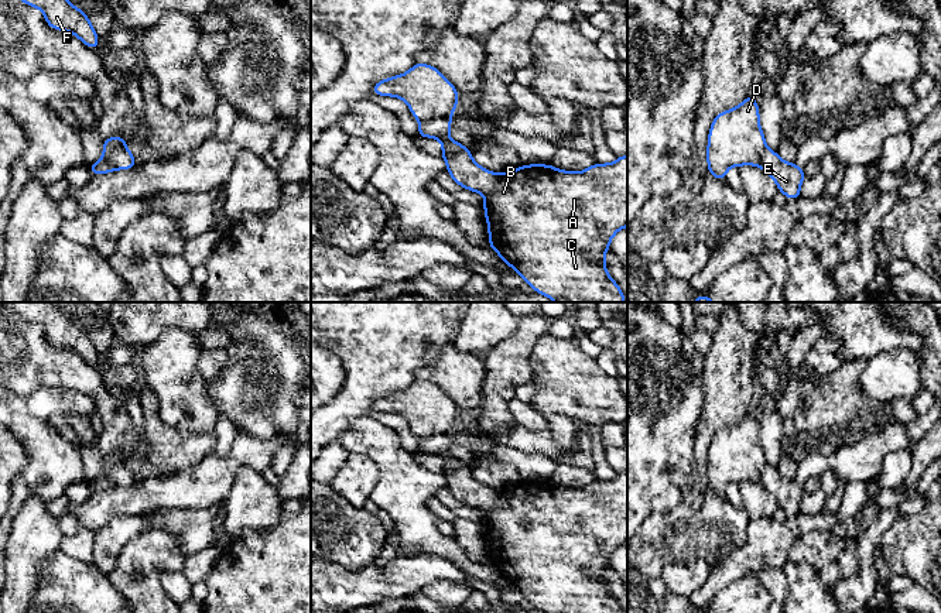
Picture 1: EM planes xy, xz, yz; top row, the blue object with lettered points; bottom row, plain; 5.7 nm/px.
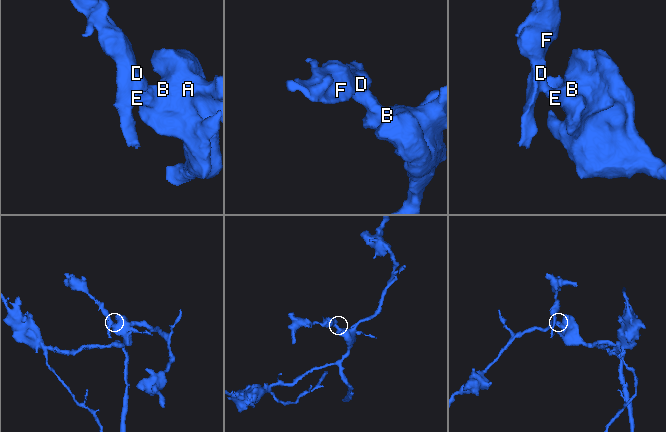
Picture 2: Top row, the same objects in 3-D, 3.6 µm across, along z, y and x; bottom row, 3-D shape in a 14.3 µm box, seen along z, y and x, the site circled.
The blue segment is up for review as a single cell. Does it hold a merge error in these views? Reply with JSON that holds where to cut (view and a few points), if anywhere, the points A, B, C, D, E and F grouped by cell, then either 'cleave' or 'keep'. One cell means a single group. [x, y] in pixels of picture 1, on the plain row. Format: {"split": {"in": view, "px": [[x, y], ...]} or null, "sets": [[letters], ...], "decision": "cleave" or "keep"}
{"split": {"in": "xz", "px": [[448, 434], [435, 434], [420, 439]]}, "sets": [["A", "B", "C", "E"], ["D", "F"]], "decision": "cleave"}

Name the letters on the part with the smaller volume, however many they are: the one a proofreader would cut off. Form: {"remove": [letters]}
{"remove": ["D", "F"]}

